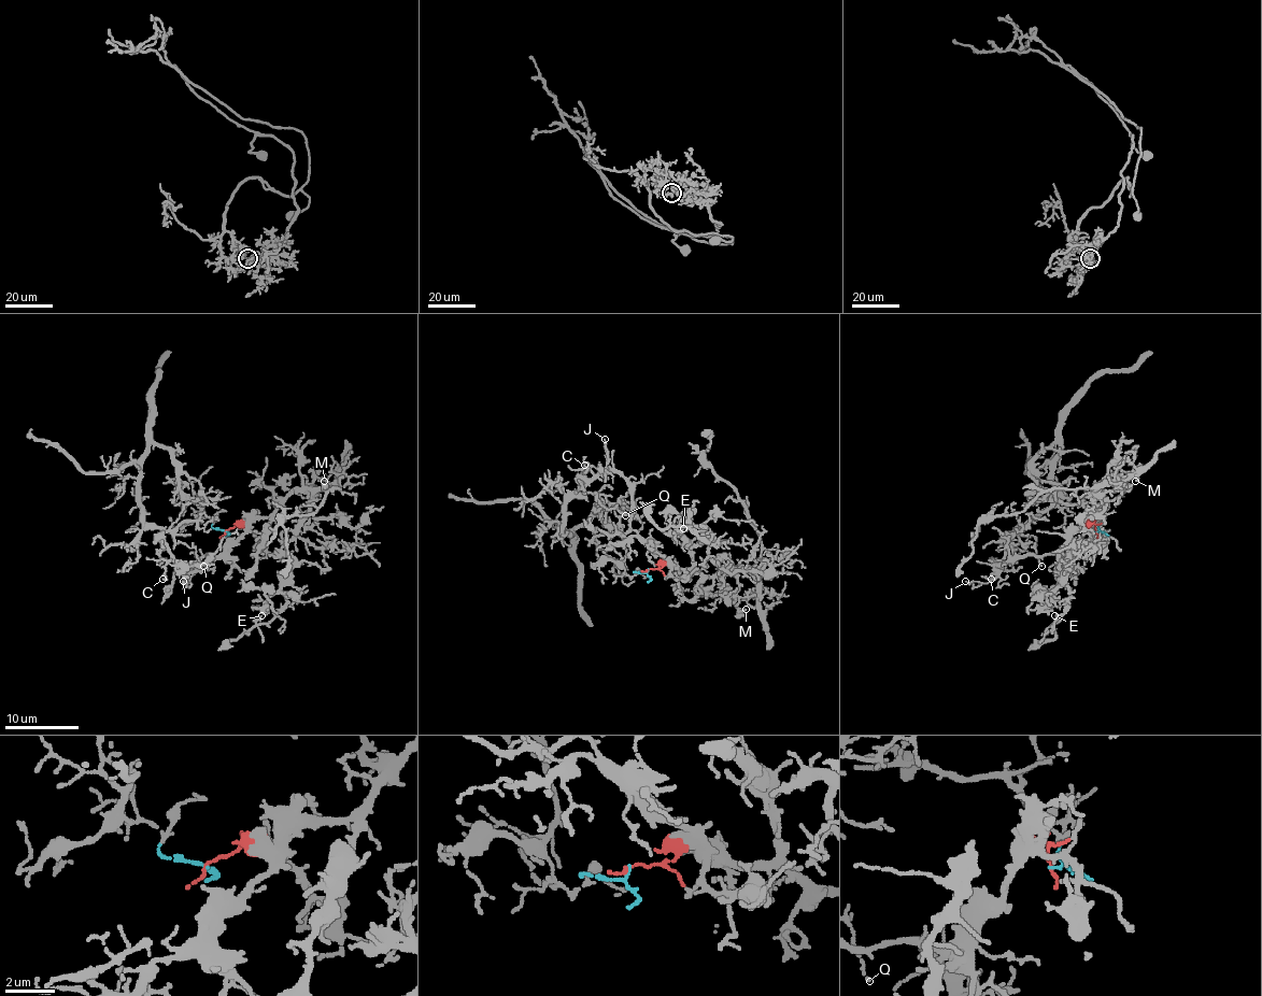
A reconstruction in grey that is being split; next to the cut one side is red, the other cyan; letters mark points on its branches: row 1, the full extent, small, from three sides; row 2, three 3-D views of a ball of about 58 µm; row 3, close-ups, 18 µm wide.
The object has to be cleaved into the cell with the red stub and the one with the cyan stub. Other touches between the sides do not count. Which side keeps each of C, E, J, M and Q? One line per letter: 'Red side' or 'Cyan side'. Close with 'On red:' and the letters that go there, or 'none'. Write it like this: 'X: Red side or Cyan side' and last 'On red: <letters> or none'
C: Cyan side
E: Red side
J: Cyan side
M: Red side
Q: Cyan side
On red: E, M

